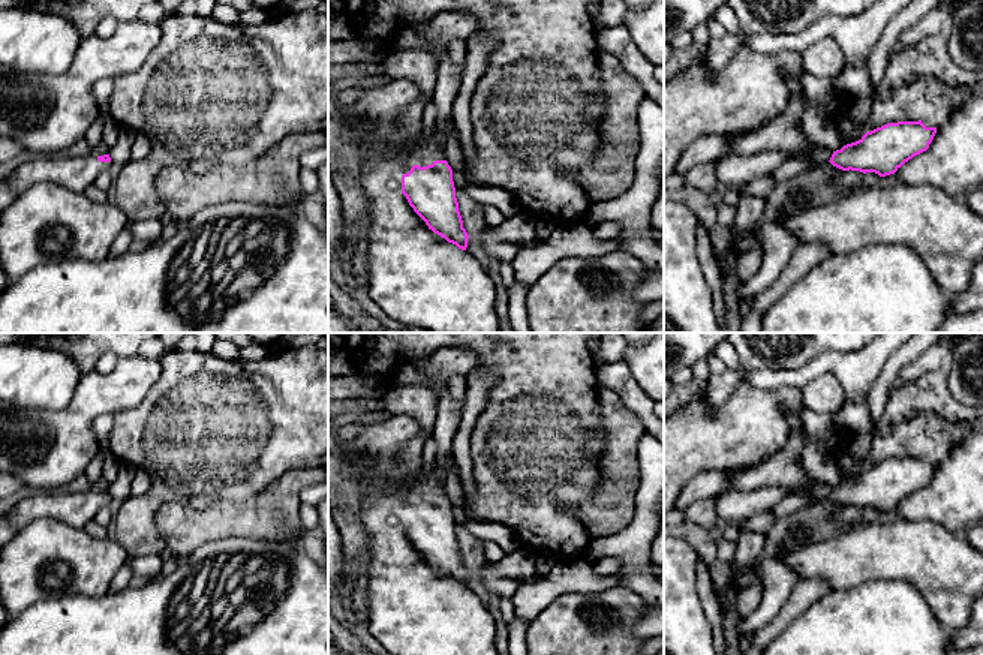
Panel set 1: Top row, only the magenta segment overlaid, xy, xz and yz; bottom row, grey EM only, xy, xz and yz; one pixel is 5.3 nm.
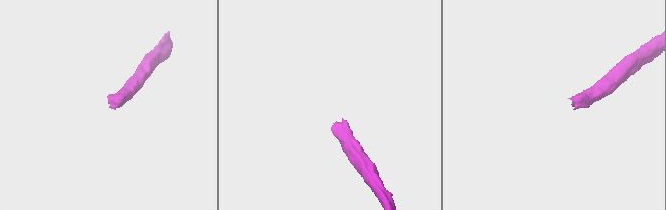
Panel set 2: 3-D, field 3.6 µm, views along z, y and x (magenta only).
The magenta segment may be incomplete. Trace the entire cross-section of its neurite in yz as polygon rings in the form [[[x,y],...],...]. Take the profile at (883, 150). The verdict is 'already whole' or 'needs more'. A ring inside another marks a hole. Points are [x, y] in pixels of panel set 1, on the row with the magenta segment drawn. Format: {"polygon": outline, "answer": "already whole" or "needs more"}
{"polygon": [[[983,97],[944,114],[938,127],[926,127],[922,120],[887,123],[833,151],[826,163],[788,159],[770,172],[772,190],[830,163],[842,171],[875,172],[880,177],[896,174],[901,183],[932,184],[949,196],[962,198],[983,184]]], "answer": "needs more"}

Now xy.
{"polygon": [[[39,154],[28,157],[0,181],[0,217],[3,211],[30,186],[54,183],[72,192],[84,193],[96,177],[108,171],[112,162],[109,154],[87,156]]], "answer": "needs more"}

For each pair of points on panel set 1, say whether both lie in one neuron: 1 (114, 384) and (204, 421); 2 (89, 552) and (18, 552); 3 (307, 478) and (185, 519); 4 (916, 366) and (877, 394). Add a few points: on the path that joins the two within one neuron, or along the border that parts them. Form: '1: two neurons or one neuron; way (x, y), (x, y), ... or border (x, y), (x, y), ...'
1: two neurons; border (159, 363), (149, 391), (114, 412)
2: one neuron; way (71, 552), (36, 552)
3: one neuron; way (277, 501), (261, 517), (215, 519)
4: two neurons; border (919, 355), (902, 367), (892, 384)

